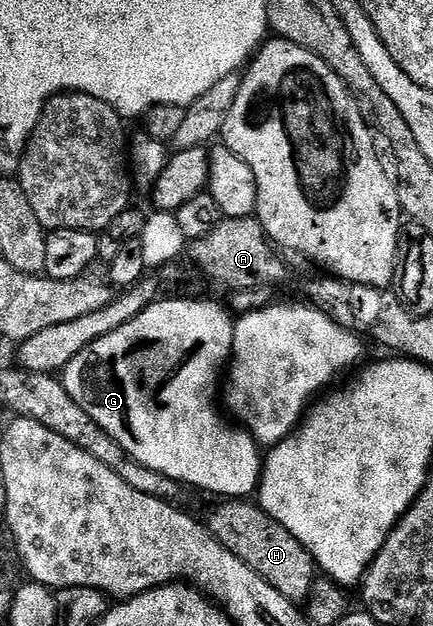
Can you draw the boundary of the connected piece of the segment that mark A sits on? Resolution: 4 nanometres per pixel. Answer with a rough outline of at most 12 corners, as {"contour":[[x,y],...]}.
{"contour":[[223,218],[188,256],[231,292],[274,289],[286,263],[257,218]]}

